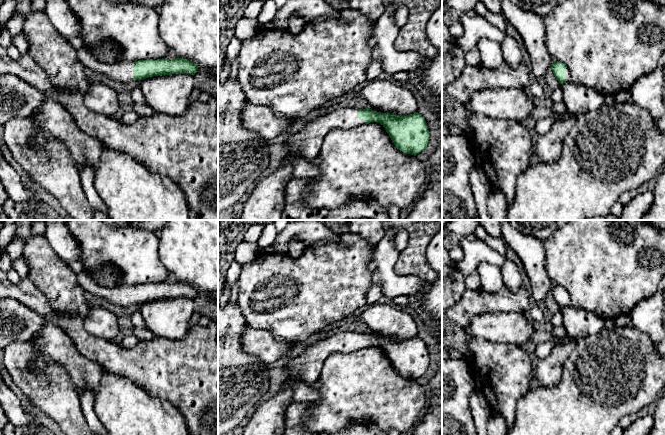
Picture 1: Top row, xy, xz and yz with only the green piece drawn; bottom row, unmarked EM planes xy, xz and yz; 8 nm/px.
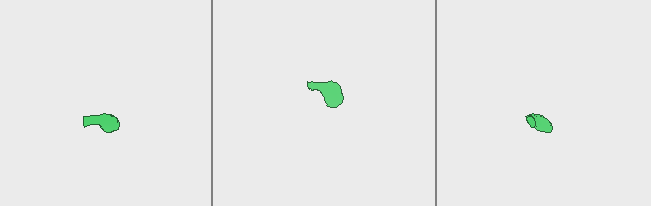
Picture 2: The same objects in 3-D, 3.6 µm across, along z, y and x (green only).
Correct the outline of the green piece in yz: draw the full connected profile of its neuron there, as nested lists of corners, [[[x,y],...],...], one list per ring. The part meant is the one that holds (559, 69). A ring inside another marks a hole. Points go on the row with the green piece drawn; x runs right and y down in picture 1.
[[[500,0],[505,20],[518,31],[523,39],[534,76],[538,79],[542,78],[551,68],[560,83],[566,111],[579,115],[599,109],[605,104],[605,96],[589,87],[574,83],[564,63],[556,60],[551,62],[552,57],[544,43],[543,18],[564,1]]]

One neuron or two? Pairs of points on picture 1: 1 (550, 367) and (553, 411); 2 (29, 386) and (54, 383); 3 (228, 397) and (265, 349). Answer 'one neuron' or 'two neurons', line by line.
1: two neurons
2: one neuron
3: two neurons

